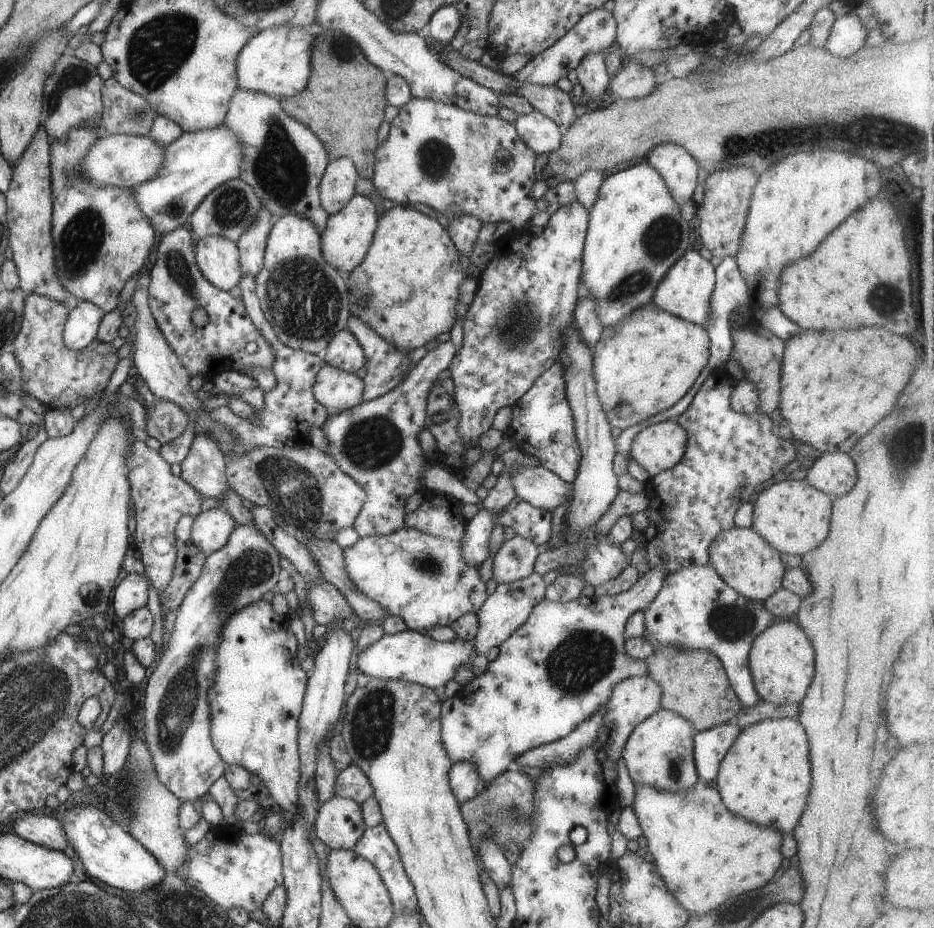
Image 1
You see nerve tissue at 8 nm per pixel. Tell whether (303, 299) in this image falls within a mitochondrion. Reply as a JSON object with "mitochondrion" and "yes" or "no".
{"mitochondrion":"yes"}

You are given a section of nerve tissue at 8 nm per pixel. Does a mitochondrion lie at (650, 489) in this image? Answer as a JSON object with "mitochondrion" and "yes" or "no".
{"mitochondrion":"no"}

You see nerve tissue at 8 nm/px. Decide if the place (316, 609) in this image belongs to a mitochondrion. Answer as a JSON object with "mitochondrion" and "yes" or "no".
{"mitochondrion":"no"}

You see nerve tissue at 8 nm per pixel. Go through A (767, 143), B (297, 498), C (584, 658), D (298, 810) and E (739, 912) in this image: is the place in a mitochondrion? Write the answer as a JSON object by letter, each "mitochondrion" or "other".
{"A":"mitochondrion","B":"mitochondrion","C":"mitochondrion","D":"other","E":"mitochondrion"}

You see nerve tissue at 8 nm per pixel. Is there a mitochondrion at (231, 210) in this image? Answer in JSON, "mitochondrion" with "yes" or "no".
{"mitochondrion":"yes"}

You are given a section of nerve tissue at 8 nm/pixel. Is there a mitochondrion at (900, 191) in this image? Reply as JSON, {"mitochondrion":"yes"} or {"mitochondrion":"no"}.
{"mitochondrion":"no"}

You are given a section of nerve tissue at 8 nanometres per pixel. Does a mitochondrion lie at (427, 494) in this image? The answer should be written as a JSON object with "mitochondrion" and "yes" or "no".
{"mitochondrion":"no"}

